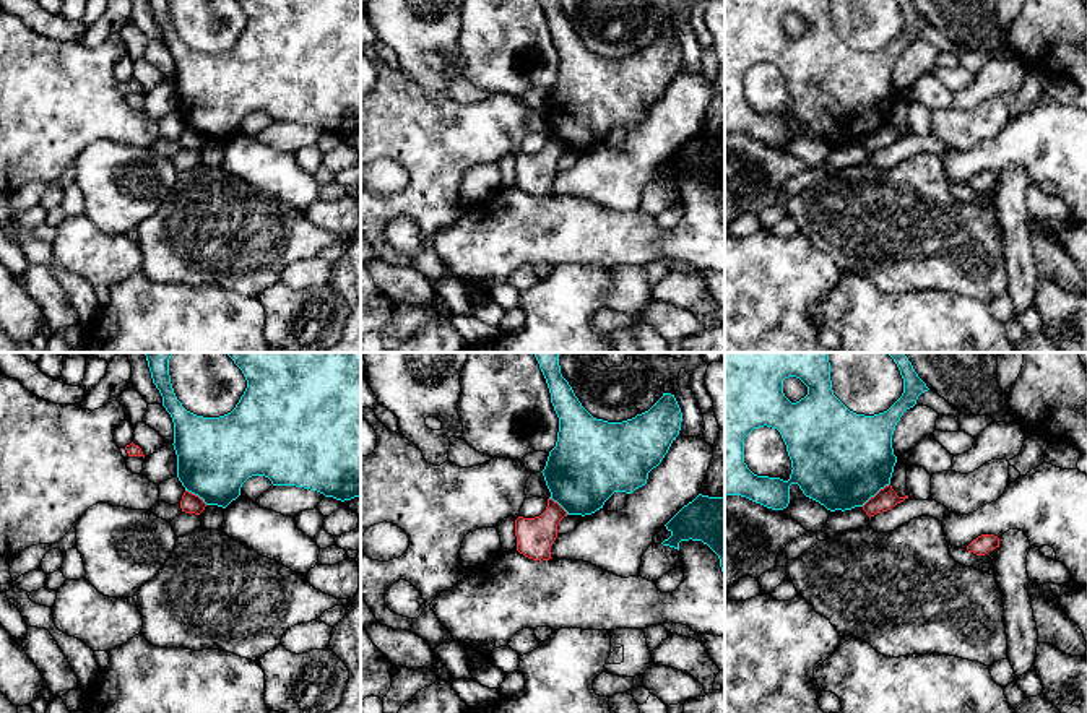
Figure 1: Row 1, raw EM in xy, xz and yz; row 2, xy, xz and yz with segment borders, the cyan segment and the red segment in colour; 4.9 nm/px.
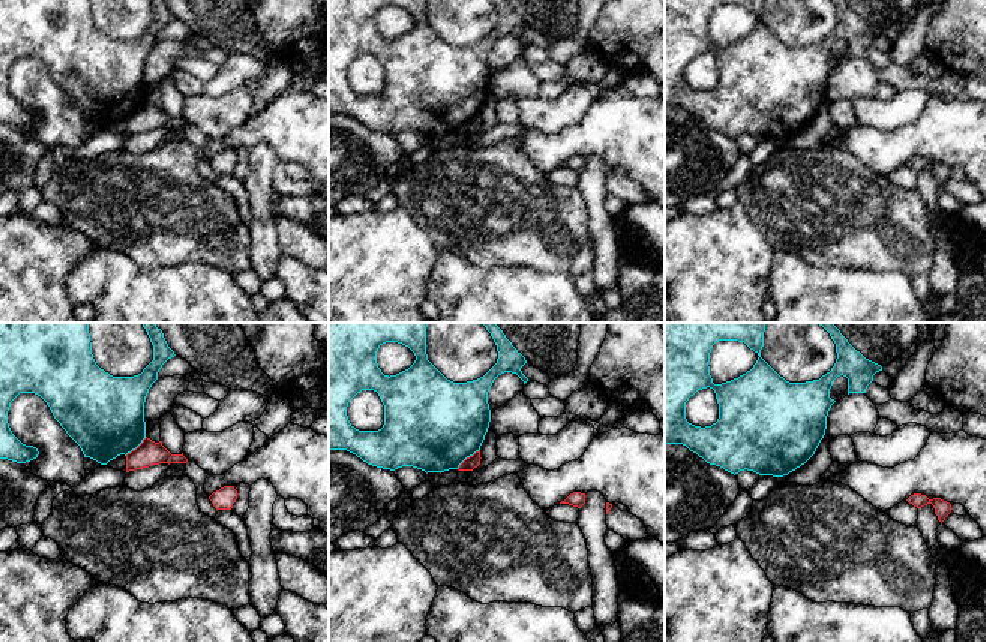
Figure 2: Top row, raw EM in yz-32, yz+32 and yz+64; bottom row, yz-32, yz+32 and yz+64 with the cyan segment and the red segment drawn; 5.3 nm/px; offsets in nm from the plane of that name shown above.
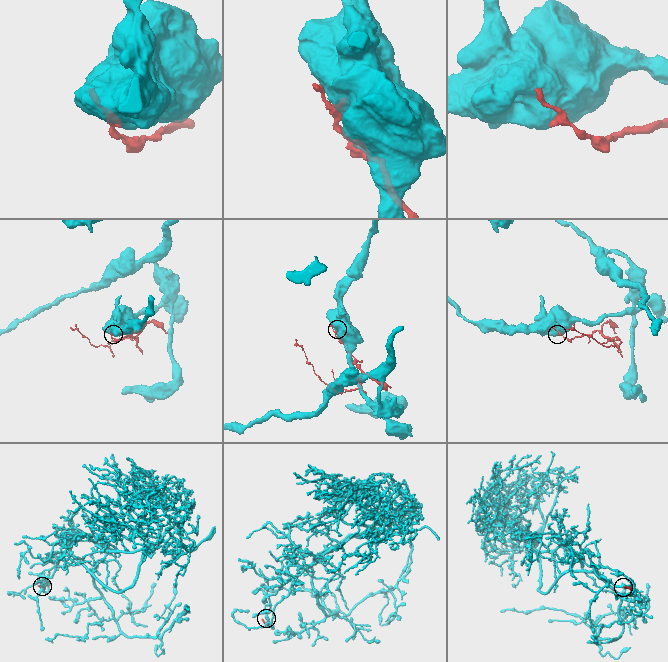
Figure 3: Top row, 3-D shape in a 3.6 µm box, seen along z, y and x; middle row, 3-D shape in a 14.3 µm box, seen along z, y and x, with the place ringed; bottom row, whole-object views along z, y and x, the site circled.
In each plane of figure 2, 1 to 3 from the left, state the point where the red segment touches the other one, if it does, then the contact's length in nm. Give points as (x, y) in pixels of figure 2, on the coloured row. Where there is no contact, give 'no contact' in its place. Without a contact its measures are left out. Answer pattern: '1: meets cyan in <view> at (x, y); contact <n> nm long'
1: meets cyan in yz-32 at (135, 447); contact 160 nm long
2: meets cyan in yz+32 at (467, 456); contact 170 nm long
3: no contact

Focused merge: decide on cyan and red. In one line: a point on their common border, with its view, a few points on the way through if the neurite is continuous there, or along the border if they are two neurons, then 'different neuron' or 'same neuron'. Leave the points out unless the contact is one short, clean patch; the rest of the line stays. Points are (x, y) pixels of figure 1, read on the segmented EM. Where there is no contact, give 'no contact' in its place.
contact yz (874, 494); border yz (889, 483), (861, 505); different neuron

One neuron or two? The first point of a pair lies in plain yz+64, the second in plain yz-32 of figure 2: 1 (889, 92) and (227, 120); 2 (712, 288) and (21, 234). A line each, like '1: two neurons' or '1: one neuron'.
1: two neurons
2: one neuron

